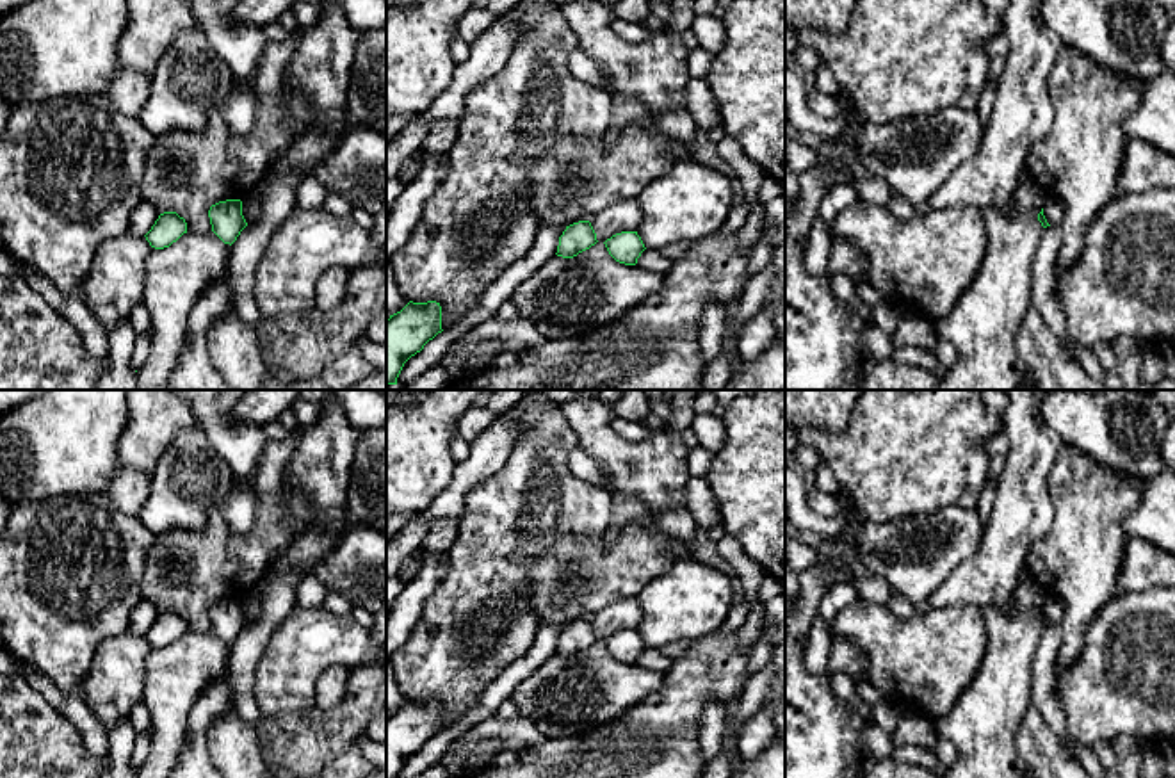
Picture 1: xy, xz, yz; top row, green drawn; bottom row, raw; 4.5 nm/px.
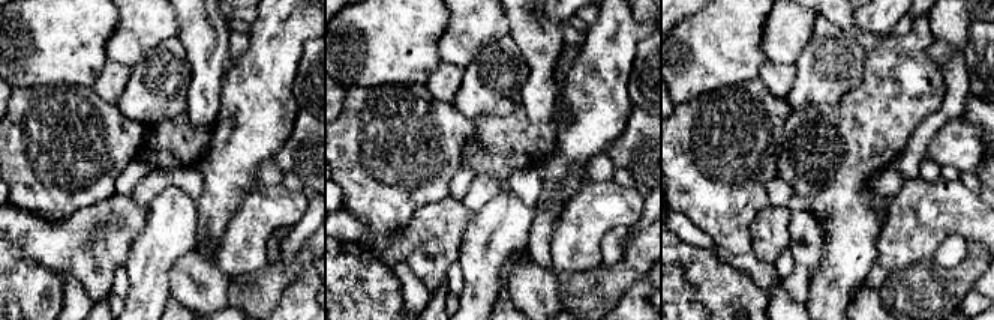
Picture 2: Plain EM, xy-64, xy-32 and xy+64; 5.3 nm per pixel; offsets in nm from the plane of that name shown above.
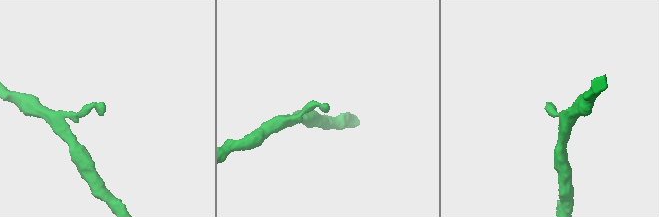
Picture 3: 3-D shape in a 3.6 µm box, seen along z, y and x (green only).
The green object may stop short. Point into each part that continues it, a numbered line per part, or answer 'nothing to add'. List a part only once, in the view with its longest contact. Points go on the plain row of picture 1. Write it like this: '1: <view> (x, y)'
nothing to add

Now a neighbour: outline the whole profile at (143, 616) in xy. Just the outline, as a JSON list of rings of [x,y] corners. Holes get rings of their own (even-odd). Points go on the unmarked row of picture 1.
[[[141,600],[130,614],[128,630],[144,636],[151,628],[158,614],[158,609],[151,602]]]

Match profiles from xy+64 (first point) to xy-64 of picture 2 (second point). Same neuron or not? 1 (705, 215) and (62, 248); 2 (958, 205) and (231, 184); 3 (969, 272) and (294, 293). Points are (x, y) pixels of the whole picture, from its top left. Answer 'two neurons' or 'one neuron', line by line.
1: two neurons
2: two neurons
3: two neurons

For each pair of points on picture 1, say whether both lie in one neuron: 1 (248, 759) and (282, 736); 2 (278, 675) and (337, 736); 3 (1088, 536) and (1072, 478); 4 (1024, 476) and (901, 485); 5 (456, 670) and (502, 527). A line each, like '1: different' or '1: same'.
1: different
2: different
3: same
4: different
5: same

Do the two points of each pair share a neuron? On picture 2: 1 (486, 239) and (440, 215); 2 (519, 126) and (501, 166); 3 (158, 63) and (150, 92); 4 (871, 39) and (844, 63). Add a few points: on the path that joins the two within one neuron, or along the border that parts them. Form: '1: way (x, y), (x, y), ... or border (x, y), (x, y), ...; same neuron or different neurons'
1: border (476, 214), (465, 230), (458, 260); different neurons
2: way (514, 135), (501, 149), (501, 156); same neuron
3: way (158, 71), (158, 84); same neuron
4: border (835, 24), (843, 27), (865, 51); different neurons

